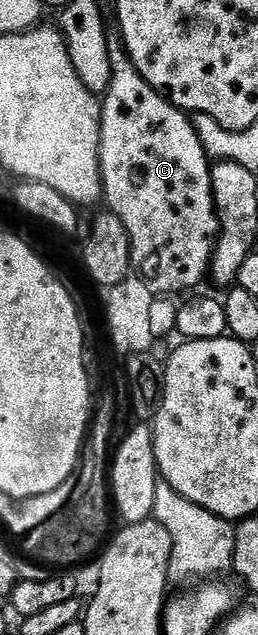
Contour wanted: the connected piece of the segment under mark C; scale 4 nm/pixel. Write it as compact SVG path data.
M109 33L108 51L110 52L110 64L112 65L112 79L108 85L108 91L102 95L100 108L100 178L104 182L103 205L108 205L105 207L122 222L122 228L126 230L128 243L132 249L132 265L135 273L143 278L154 296L192 290L203 278L207 279L209 277L212 264L212 248L218 233L216 205L212 199L212 166L210 165L210 159L204 150L202 140L198 138L198 132L194 128L191 117L185 111L179 110L174 103L161 96L136 71L136 66L128 57L128 52L124 49L124 40L119 33Z

